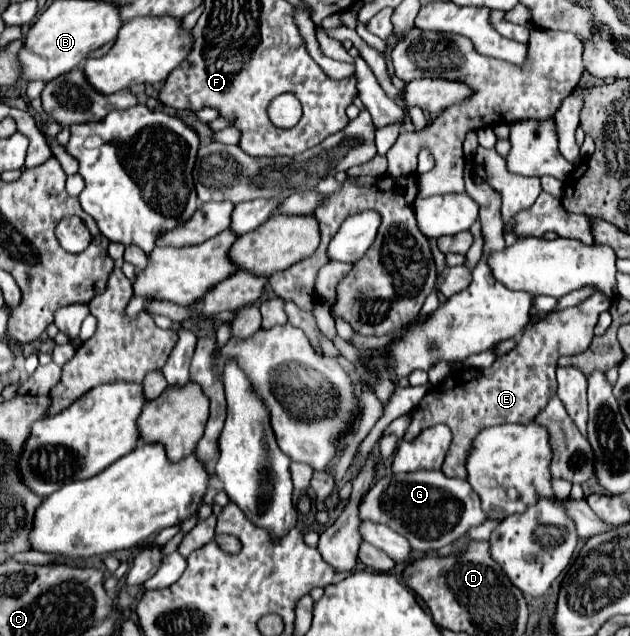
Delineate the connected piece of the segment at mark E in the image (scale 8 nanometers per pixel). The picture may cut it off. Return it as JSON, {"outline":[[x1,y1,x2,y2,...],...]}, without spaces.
{"outline":[[594,292,590,298,586,298,584,302,580,302,578,306,566,308,566,310,558,310,558,312,548,312,546,316,542,316,538,322,530,324,530,330,526,330,526,334,522,334,522,338,518,338,518,344,514,350,510,350,506,356,498,358,492,366,488,368,460,368,450,372,440,384,436,384,418,404,418,408,414,408,414,418,412,424,408,426,404,440,414,440,422,430,436,426,436,424,446,424,452,430,452,448,446,454,442,472,448,478,468,478,466,472,466,462,468,462,468,454,472,450,472,442,474,438,490,426,496,424,526,424,532,422,550,402,550,398,556,394,556,376,554,370,558,366,558,358,560,356,572,356,572,354,580,354,582,350,586,350,594,338,594,326,598,320,598,314,610,308,610,300,604,294]]}

